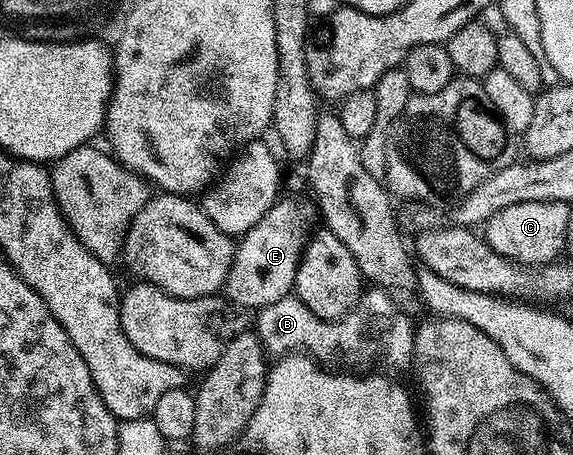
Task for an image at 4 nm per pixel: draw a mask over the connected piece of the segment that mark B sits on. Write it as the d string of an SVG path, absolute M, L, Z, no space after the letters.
M372 288L364 292L359 305L347 317L336 321L320 319L298 297L289 296L282 300L274 300L274 304L266 304L262 309L255 311L256 326L254 332L260 337L260 343L265 351L272 356L283 356L293 352L304 351L317 360L324 358L353 358L356 362L372 362L379 356L388 366L400 370L410 362L410 326L404 318L392 318L392 310L388 307L389 295L383 289Z

